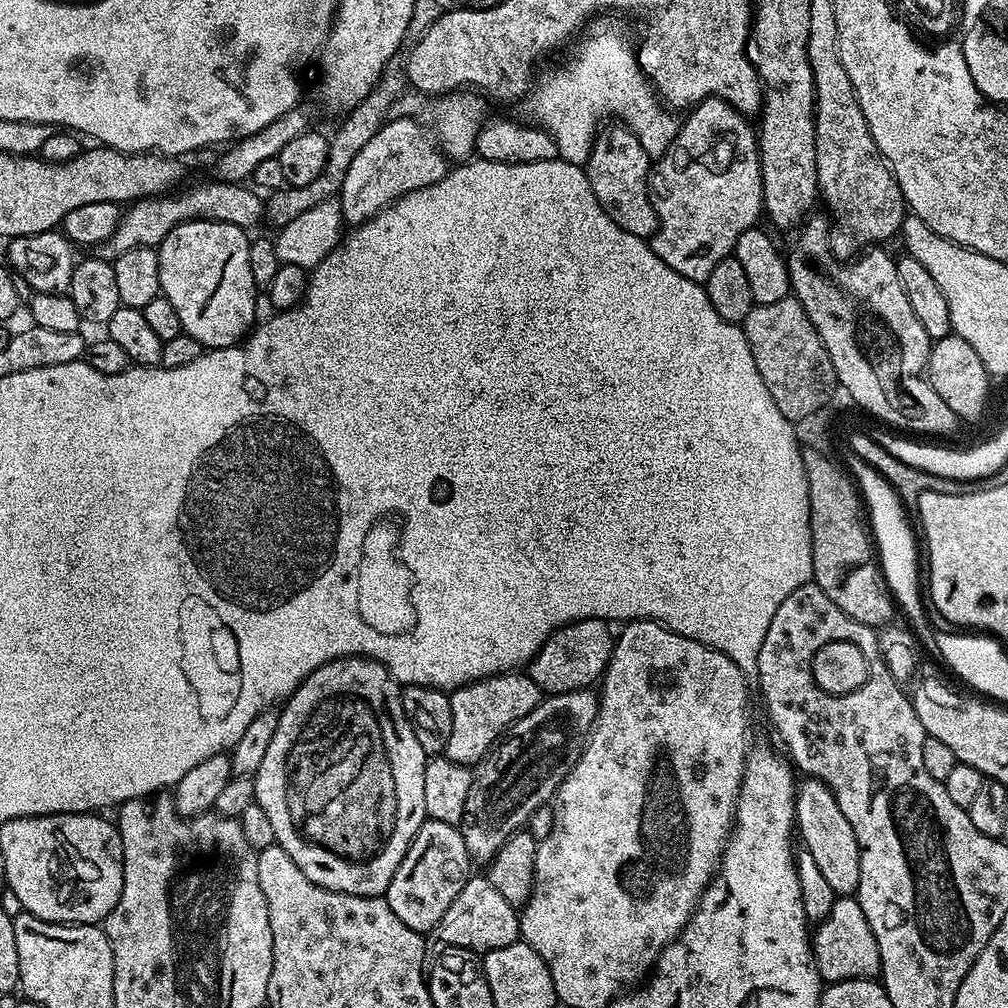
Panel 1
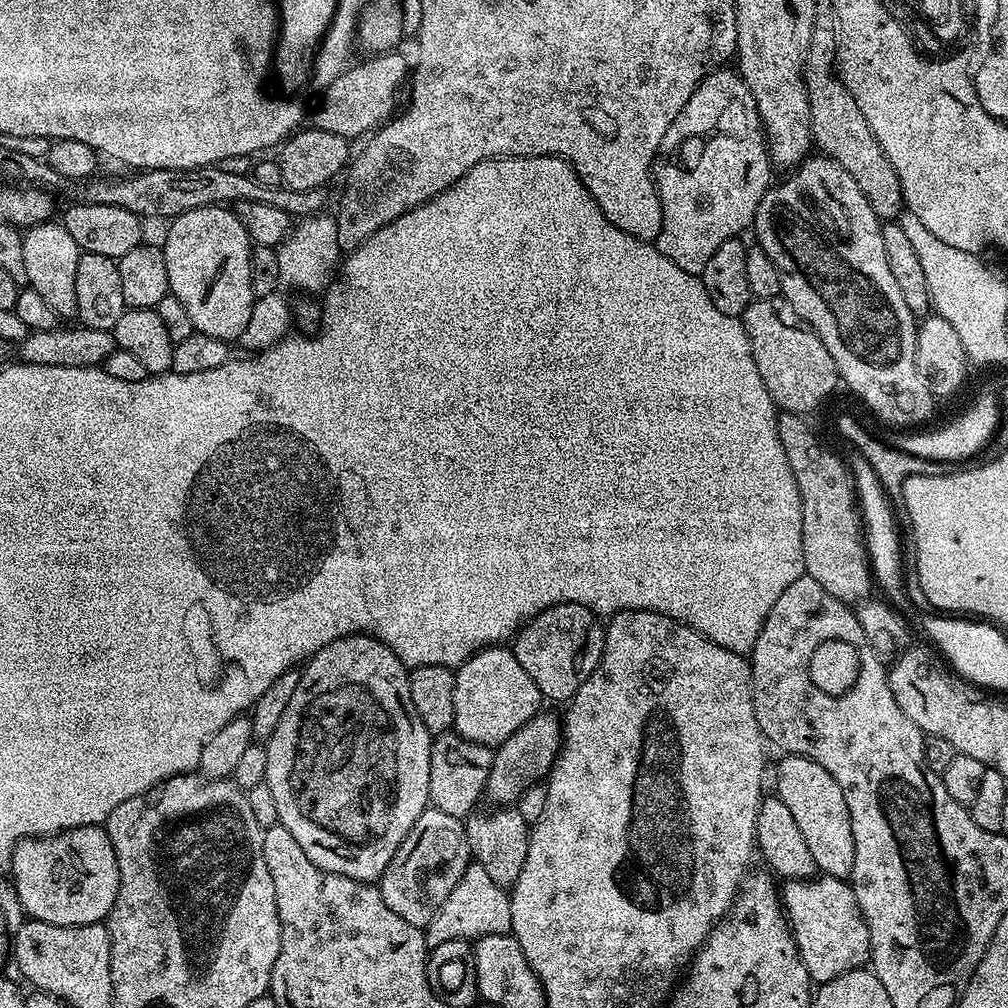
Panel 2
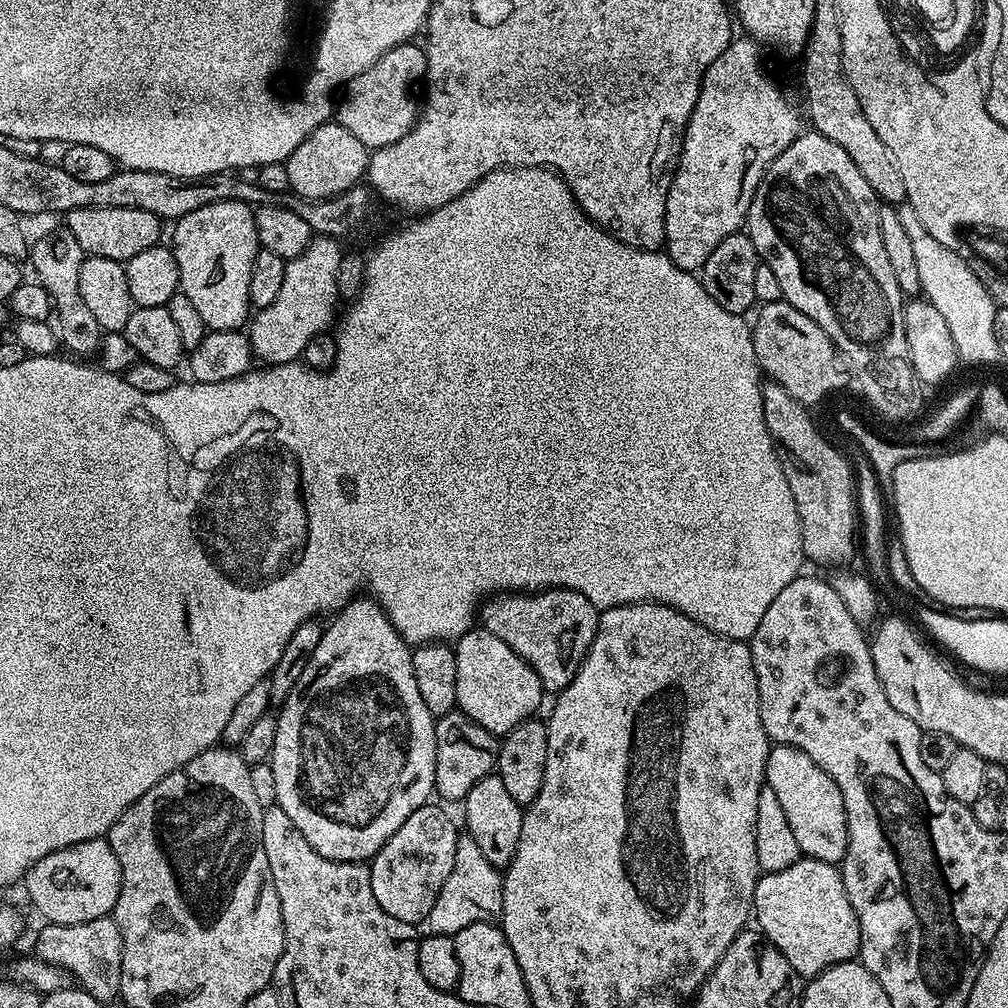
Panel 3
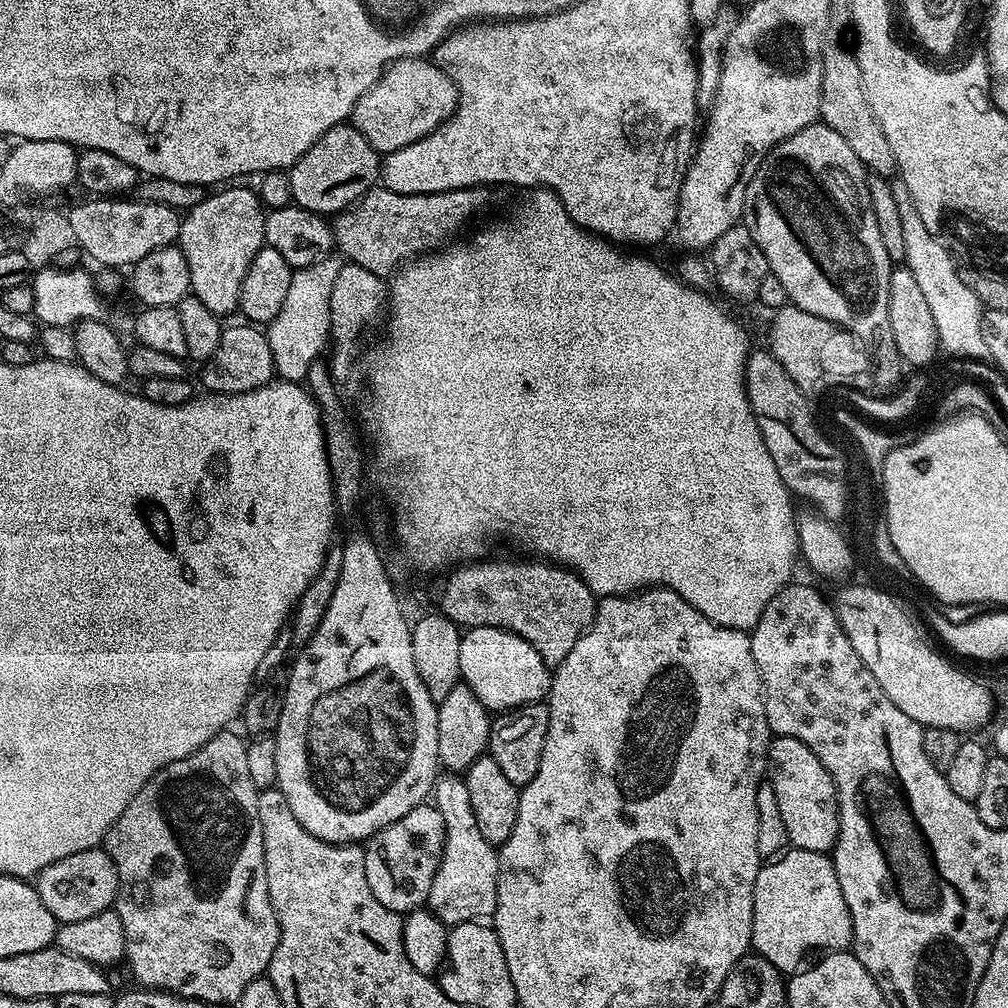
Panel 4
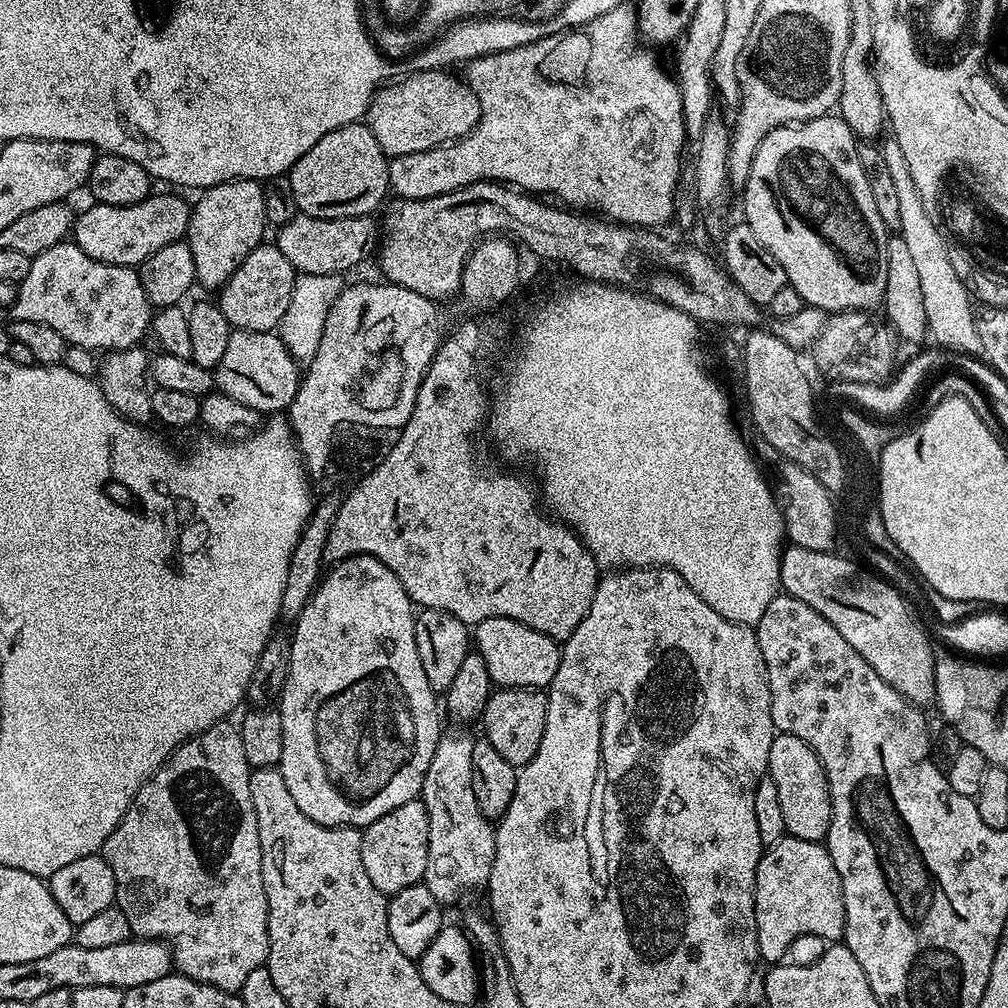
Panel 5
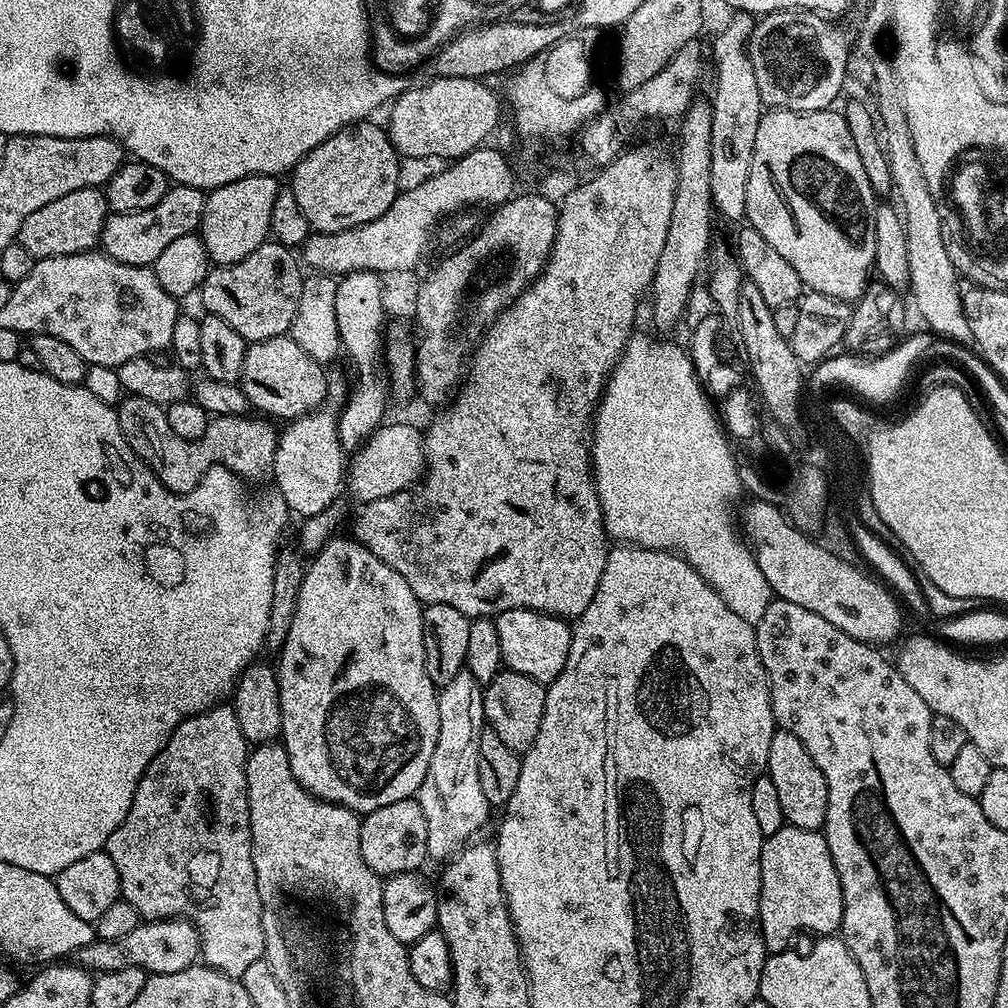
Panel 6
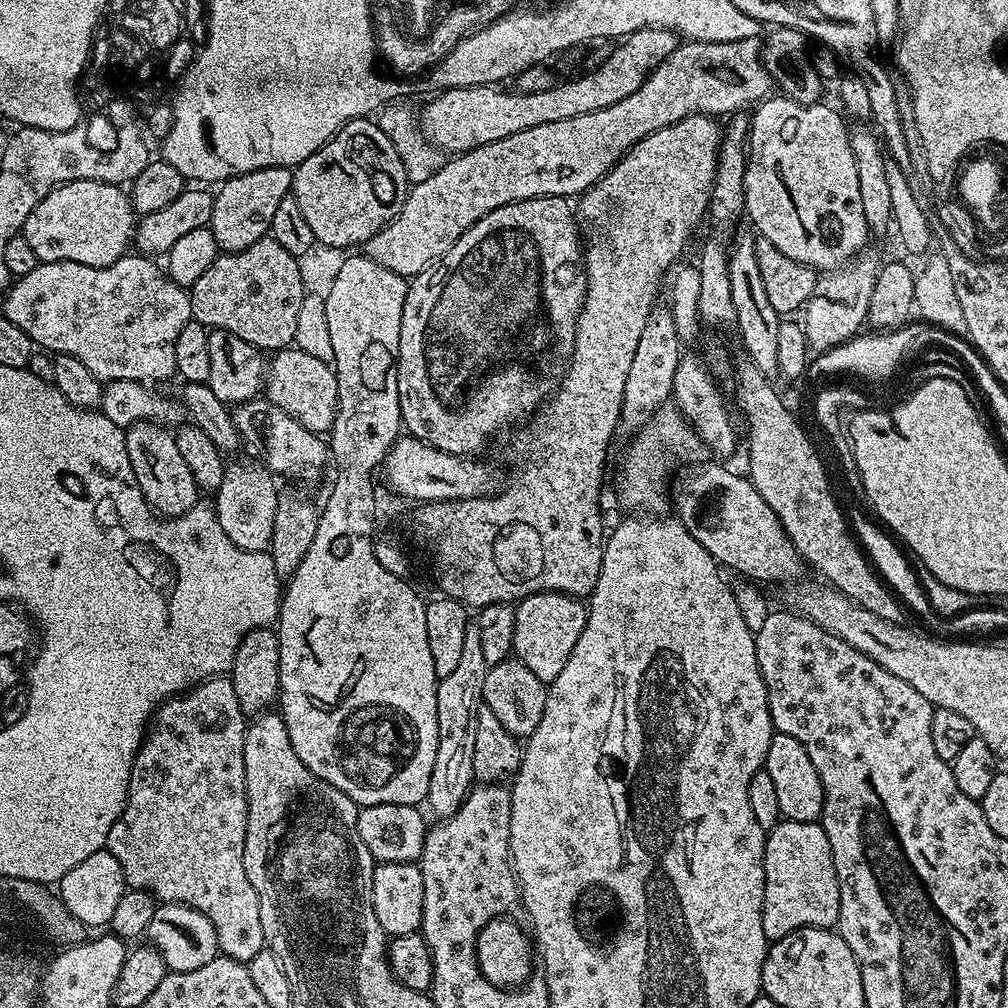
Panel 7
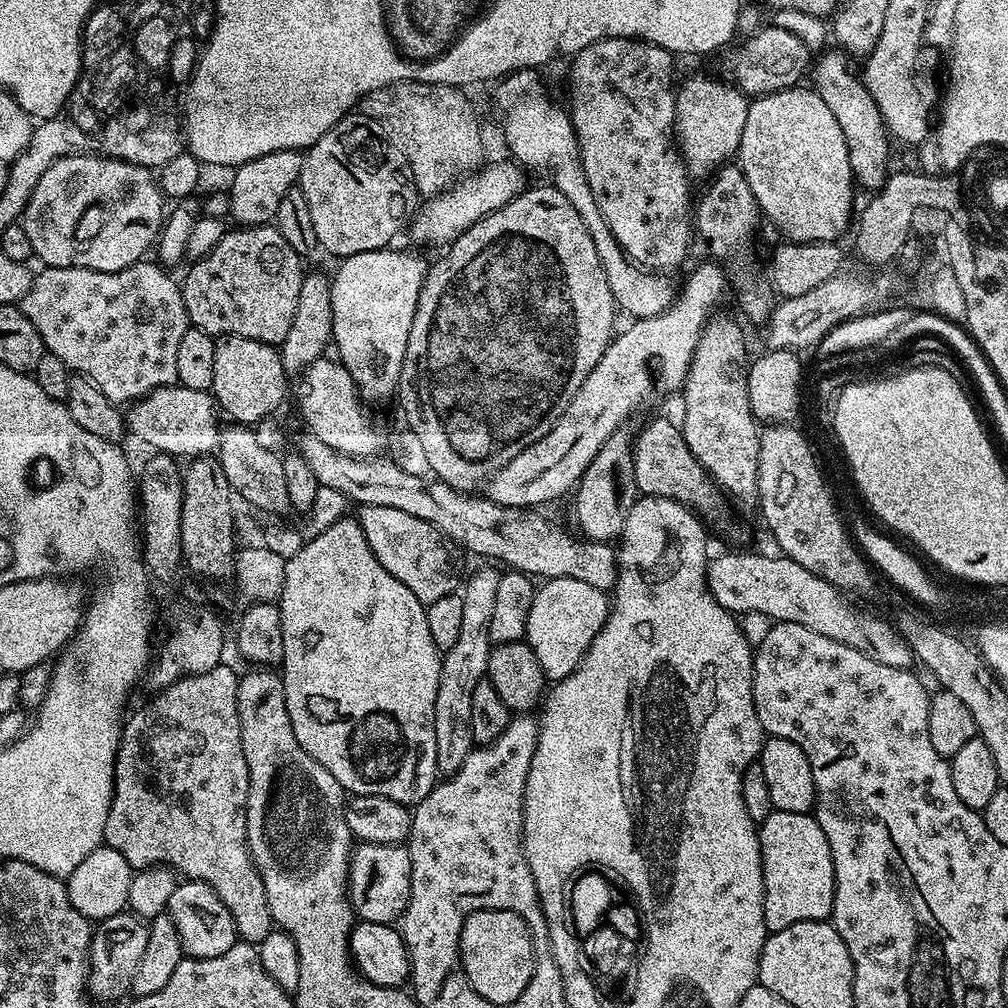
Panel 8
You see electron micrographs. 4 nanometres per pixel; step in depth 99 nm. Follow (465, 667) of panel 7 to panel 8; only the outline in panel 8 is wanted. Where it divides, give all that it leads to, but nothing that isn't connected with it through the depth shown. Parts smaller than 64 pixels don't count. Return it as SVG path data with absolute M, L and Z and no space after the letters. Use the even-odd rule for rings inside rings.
M480 568L459 593L462 598L462 627L454 646L450 646L440 661L438 694L434 698L434 730L436 731L436 770L441 777L454 775L472 751L472 715L470 701L474 686L485 679L488 659L494 647L490 638L490 617L494 598L498 595L501 573L492 568Z

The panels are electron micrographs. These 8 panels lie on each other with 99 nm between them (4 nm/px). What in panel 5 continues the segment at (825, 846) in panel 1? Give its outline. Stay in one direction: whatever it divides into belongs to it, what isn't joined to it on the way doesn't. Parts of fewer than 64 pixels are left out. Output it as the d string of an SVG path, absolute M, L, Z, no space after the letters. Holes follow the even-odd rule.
M785 732L779 733L770 746L770 762L766 774L778 789L778 807L782 809L785 833L803 840L823 841L830 830L832 799L824 767L814 750L810 750L802 738L794 738Z

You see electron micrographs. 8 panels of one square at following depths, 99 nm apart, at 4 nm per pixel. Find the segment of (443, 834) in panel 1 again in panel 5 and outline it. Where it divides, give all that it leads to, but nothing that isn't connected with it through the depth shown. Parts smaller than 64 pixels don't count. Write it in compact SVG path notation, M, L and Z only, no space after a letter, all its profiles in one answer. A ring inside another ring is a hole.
M420 798L398 806L398 810L390 810L390 814L382 814L382 818L363 829L360 838L362 866L366 866L370 882L374 882L374 886L378 886L385 897L390 898L396 892L423 881L429 834L430 818L426 814L423 799Z

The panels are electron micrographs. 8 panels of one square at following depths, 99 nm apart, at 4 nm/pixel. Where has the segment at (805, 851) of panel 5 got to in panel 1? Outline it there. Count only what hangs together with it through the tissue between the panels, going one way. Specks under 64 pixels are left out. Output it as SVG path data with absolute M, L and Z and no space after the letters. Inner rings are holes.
M850 896L837 898L826 918L815 925L811 933L812 959L821 981L837 984L843 980L871 980L879 977L880 955L874 930L862 914L862 906Z

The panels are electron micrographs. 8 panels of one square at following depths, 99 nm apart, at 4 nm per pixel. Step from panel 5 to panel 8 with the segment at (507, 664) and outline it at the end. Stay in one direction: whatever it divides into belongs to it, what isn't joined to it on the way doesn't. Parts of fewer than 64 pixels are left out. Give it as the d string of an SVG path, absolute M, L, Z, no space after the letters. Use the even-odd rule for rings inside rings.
M563 576L544 580L537 587L534 606L530 606L530 618L526 618L524 640L549 681L566 678L580 665L590 642L594 642L598 630L602 630L609 607L609 593L594 590L590 582L578 582L578 578Z

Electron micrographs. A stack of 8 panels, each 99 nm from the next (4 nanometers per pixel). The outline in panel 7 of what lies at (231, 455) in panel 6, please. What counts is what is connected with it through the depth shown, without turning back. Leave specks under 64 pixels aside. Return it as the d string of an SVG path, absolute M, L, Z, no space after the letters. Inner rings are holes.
M148 420L134 422L127 427L124 441L130 454L134 478L138 478L138 486L153 512L164 518L175 518L185 516L191 508L196 507L198 489L194 474L190 474L190 466L186 466L182 453L178 451L175 435L165 425ZM259 463L236 464L227 469L218 496L232 504L244 504L244 508L220 508L218 515L226 534L240 548L251 552L263 552L272 543L274 534L274 510L278 510L280 492L273 473Z

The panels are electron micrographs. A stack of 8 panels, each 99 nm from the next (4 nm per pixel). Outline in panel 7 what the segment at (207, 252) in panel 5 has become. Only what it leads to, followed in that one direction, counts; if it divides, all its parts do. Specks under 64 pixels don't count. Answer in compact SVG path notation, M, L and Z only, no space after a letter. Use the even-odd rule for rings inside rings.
M263 168L225 180L215 189L212 197L214 210L210 227L216 239L216 247L221 253L246 250L246 246L254 246L254 242L271 233L274 214L278 211L282 198L289 196L292 191L292 173L293 169L290 168Z

